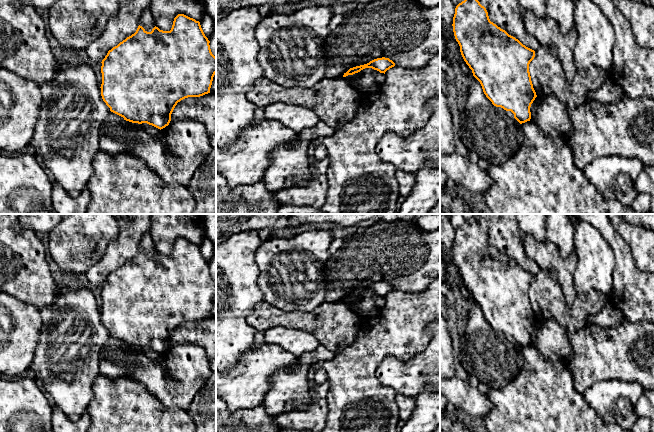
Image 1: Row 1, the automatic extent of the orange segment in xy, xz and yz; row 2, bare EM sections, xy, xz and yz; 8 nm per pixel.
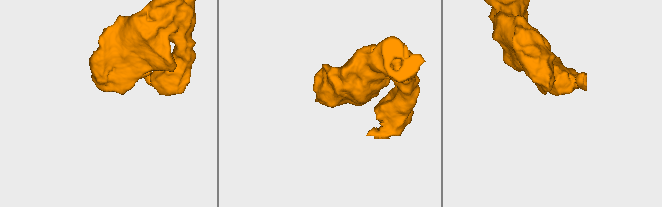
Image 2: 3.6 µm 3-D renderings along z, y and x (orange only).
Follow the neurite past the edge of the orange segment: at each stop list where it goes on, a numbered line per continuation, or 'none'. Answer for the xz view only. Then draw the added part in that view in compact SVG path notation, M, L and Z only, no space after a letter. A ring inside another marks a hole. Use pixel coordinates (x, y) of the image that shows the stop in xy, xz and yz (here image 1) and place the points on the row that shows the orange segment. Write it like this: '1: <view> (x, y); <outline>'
none

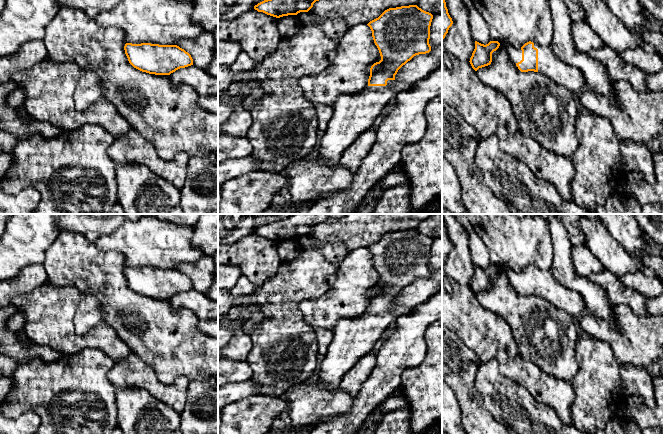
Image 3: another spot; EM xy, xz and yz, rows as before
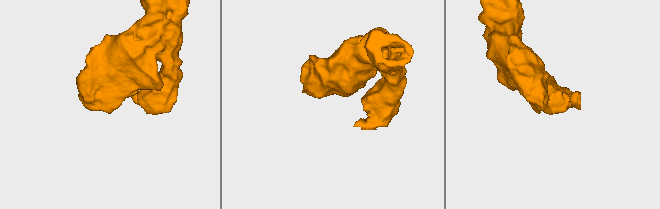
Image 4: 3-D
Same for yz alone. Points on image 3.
1: yz (515, 54); M501 42L500 45L507 47L510 60L512 61L512 63L515 66L518 62L520 62L522 60L522 50L521 50L521 48L515 48L514 46L512 46L511 44L507 44L506 42Z
2: yz (569, 77); M534 43L538 49L538 72L547 76L557 85L569 90L573 95L583 91L586 84L583 73L561 61L550 46L540 46Z

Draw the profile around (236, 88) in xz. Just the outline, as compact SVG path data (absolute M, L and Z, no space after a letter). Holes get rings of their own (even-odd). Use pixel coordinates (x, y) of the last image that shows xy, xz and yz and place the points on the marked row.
M234 81L229 86L229 93L232 96L241 95L243 100L248 96L250 84L246 81Z

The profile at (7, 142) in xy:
M0 130L0 152L12 153L17 143L14 136Z

